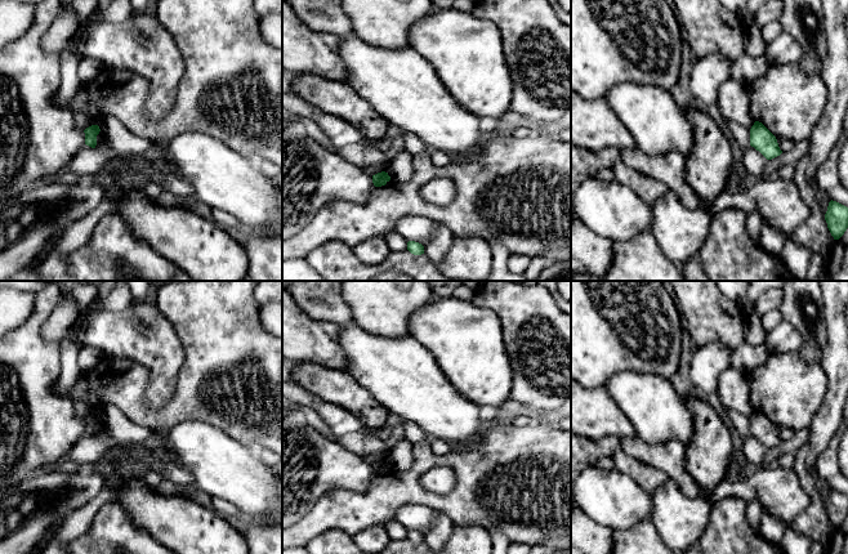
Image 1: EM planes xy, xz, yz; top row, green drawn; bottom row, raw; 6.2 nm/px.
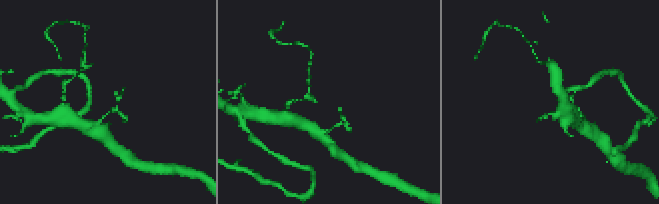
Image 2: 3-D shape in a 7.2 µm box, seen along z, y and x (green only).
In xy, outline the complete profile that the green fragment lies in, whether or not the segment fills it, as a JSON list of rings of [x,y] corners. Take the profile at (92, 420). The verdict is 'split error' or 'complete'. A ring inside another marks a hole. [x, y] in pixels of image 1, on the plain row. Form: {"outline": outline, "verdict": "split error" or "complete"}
{"outline": [[[92,414],[84,419],[85,421],[85,433],[95,437],[97,434],[97,424],[99,423],[101,417],[98,414]]], "verdict": "complete"}

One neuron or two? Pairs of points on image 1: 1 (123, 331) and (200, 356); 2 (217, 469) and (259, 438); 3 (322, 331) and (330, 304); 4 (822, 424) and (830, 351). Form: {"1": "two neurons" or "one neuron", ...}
{"1": "two neurons", "2": "two neurons", "3": "two neurons", "4": "one neuron"}

